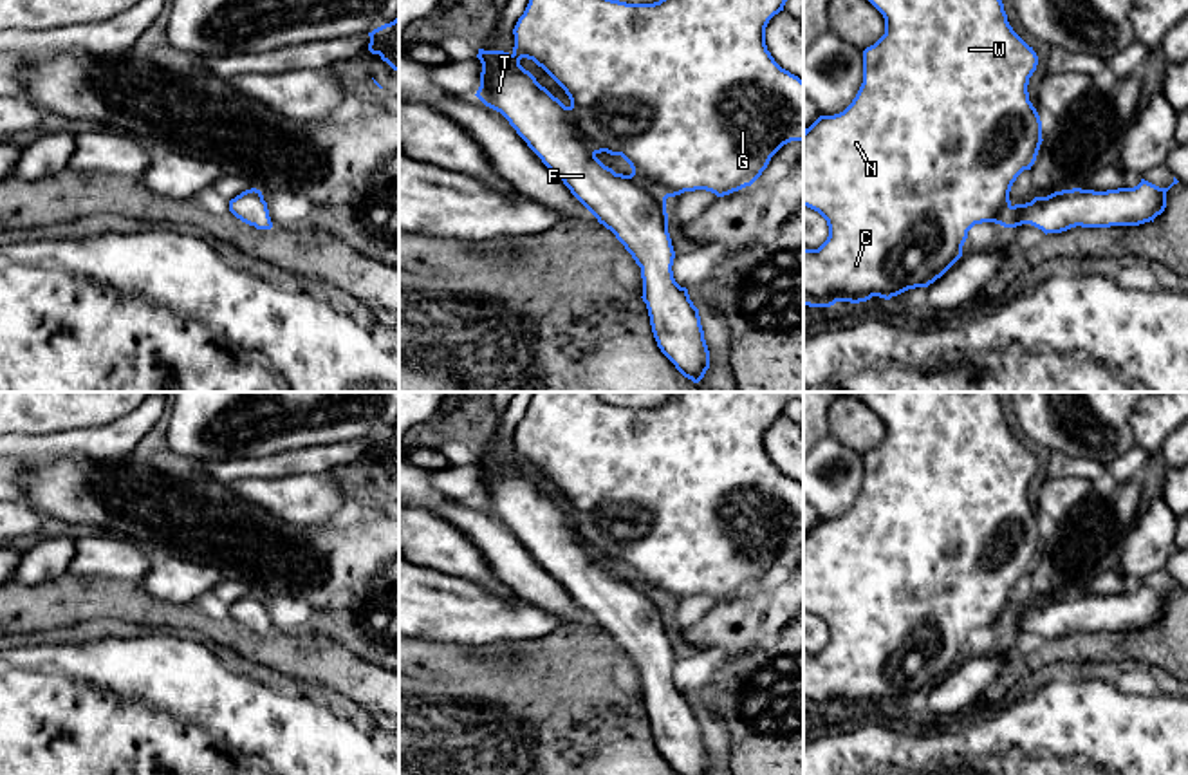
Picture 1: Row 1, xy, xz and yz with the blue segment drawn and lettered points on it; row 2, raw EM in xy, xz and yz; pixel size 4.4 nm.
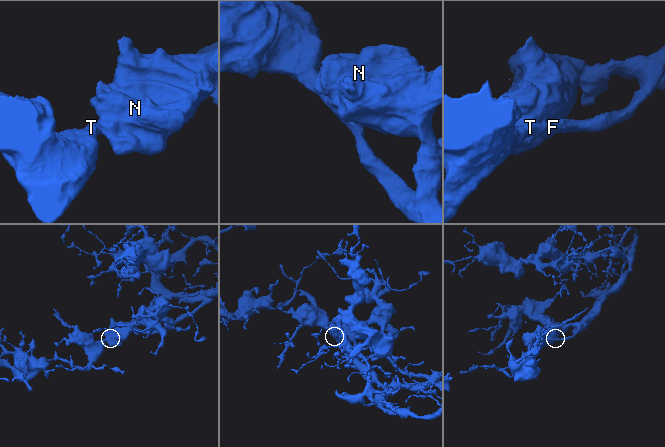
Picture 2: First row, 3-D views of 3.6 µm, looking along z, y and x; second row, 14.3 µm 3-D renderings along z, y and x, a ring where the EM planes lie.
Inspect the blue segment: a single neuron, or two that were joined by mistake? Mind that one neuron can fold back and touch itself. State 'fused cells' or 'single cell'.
single cell

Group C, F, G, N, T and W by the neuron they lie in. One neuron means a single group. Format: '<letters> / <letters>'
C F G N T W

